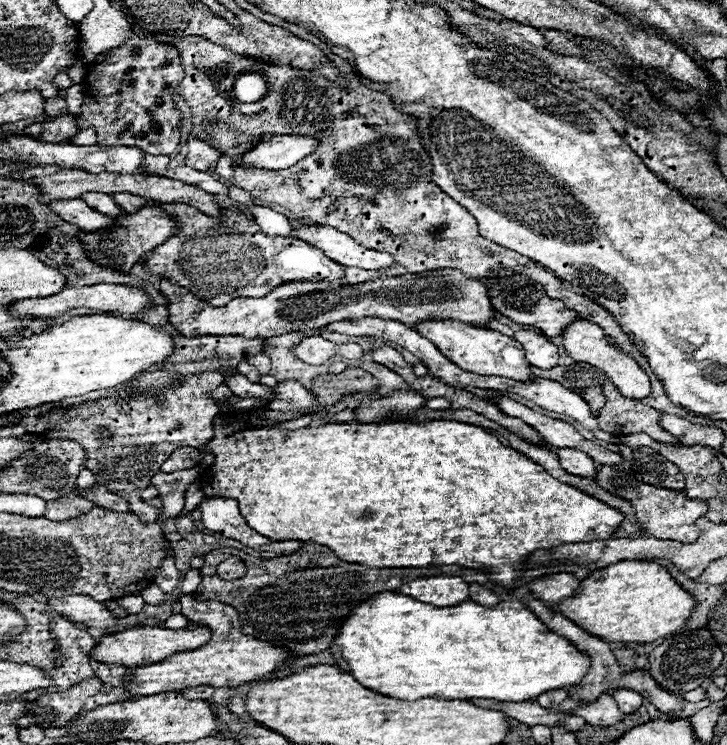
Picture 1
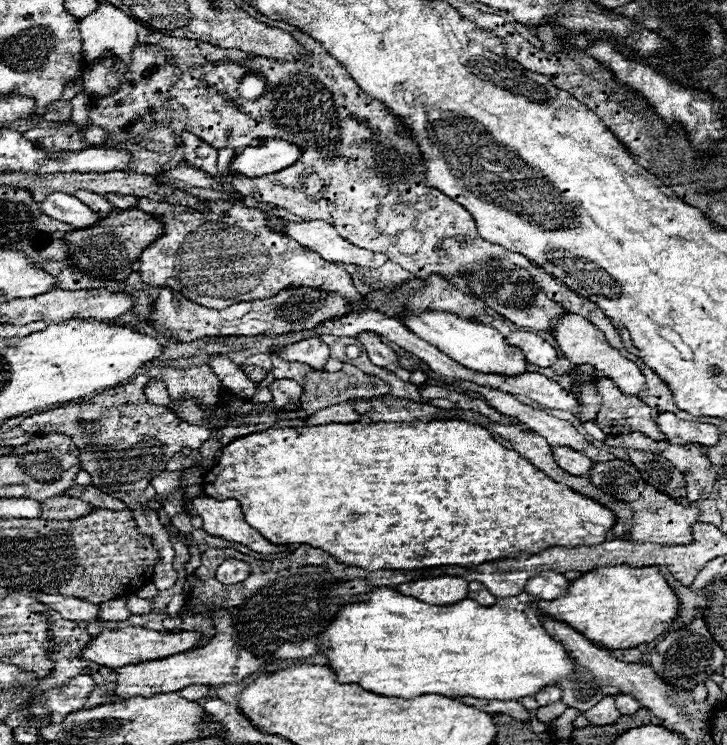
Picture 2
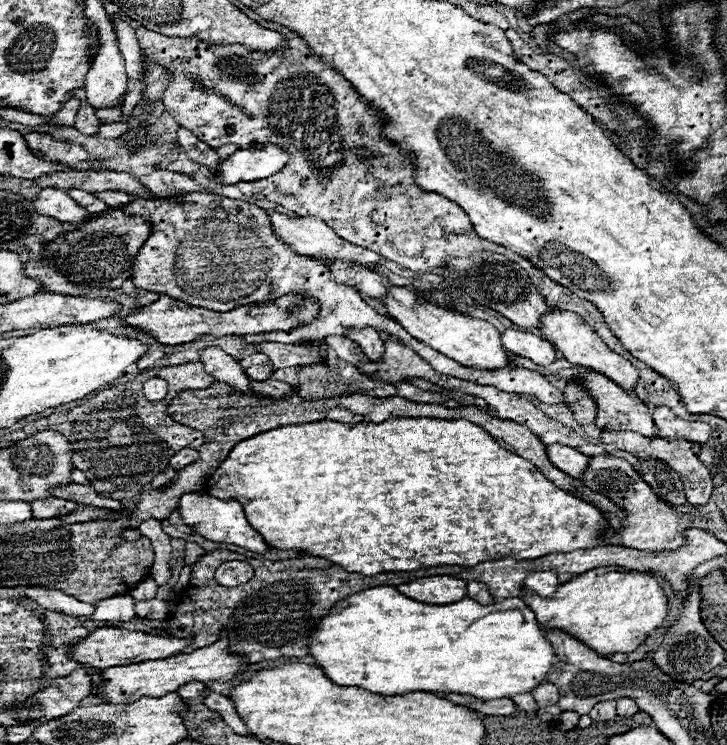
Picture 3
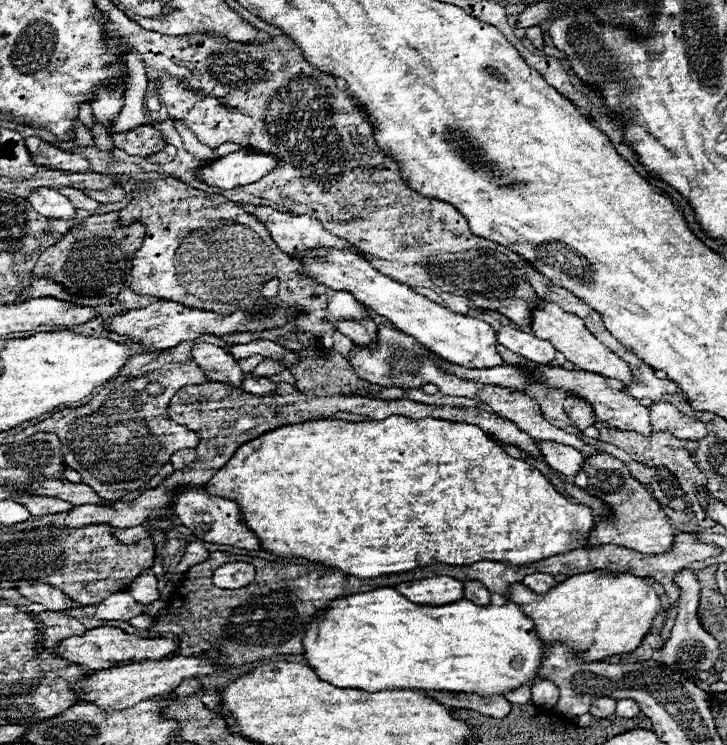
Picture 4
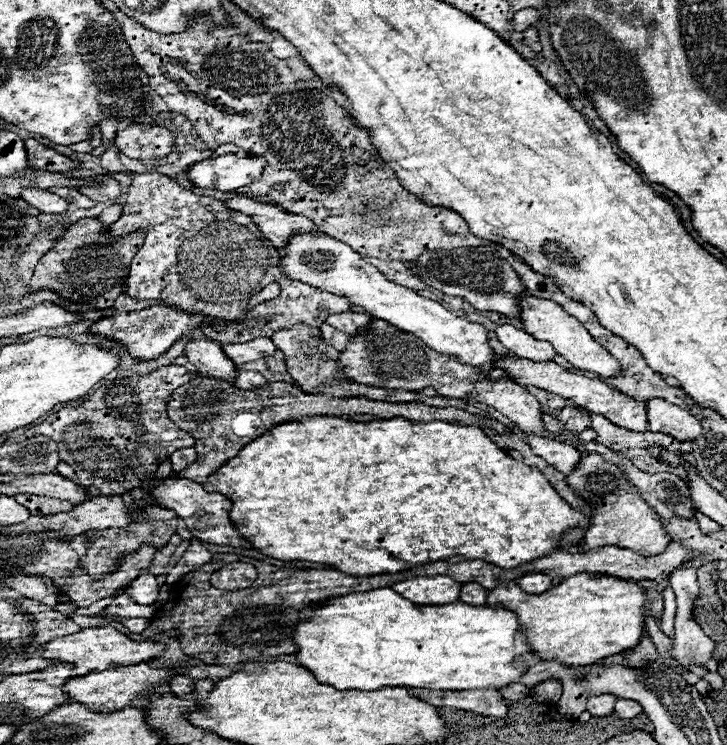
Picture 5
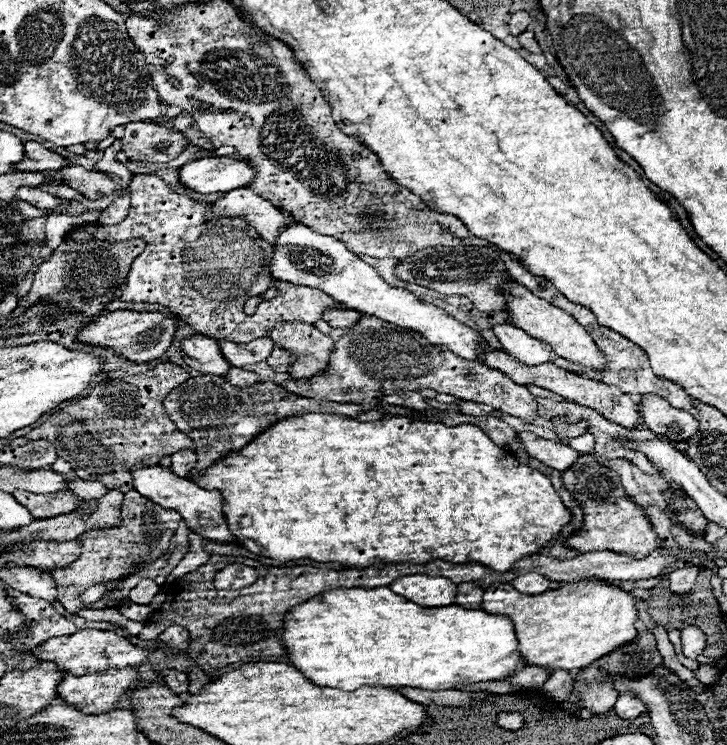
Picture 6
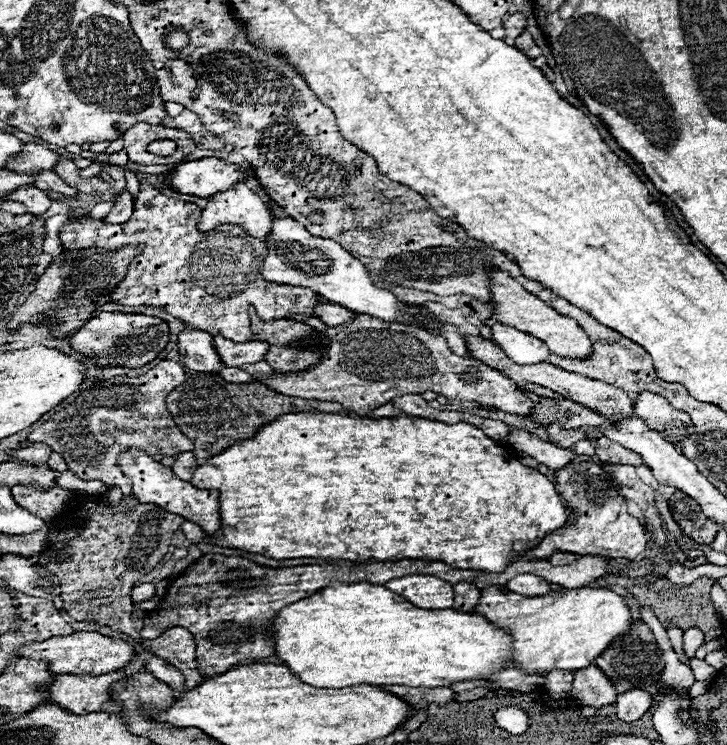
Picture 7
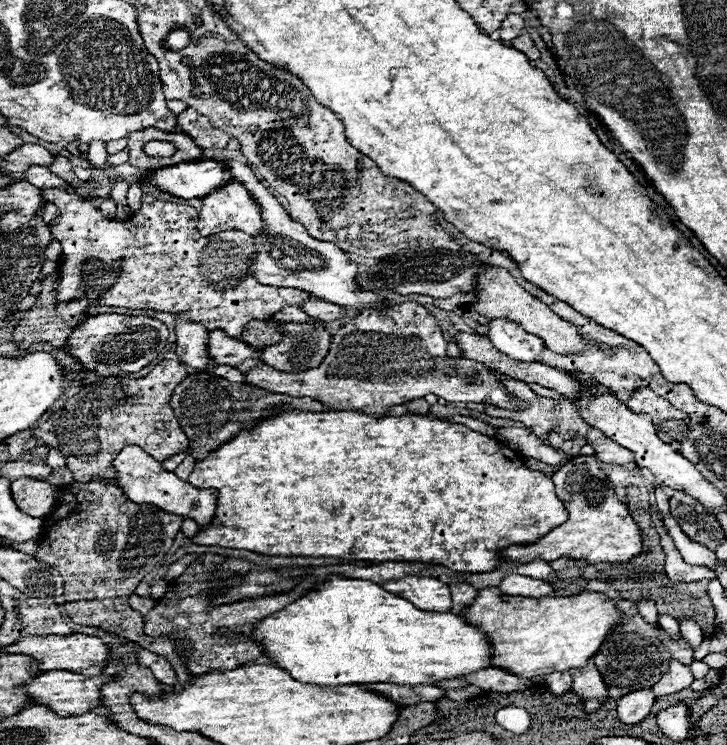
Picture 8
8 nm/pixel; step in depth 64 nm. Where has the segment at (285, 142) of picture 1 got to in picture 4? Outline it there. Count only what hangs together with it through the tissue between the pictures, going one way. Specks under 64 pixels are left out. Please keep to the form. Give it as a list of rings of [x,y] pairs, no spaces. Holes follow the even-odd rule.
[[[242,148],[238,152],[232,152],[206,164],[202,170],[196,172],[196,178],[222,190],[230,190],[258,182],[260,178],[270,174],[276,166],[278,158],[274,154],[262,154]]]

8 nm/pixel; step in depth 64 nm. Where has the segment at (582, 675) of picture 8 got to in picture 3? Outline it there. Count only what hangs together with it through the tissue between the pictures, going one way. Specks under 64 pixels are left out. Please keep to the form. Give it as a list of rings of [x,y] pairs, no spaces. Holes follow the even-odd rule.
[[[606,700],[606,702],[598,702],[590,714],[588,714],[594,722],[608,722],[608,720],[614,720],[618,714],[616,714],[616,700]]]

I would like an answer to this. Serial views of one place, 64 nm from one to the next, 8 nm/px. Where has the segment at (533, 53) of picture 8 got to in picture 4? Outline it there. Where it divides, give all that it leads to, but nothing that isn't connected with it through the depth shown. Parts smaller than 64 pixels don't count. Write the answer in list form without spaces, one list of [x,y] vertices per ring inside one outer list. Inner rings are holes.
[[[532,26],[526,30],[526,38],[534,44],[534,48],[542,50],[544,48],[544,40],[542,40],[542,28],[540,26]]]

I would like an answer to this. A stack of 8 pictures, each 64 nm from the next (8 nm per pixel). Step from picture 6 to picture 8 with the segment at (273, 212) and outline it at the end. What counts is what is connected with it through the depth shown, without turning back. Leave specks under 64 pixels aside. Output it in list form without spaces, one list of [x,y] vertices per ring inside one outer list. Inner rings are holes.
[[[230,182],[210,192],[210,196],[204,196],[197,228],[202,236],[212,236],[228,228],[238,228],[250,236],[258,236],[264,228],[264,220],[260,206],[248,196],[244,184]]]

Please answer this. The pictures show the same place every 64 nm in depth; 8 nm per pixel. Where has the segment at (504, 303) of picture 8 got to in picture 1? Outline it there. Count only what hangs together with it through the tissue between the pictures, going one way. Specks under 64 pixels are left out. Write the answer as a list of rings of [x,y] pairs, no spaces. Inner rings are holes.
[[[578,320],[576,324],[572,324],[572,328],[564,330],[564,348],[566,352],[576,360],[576,362],[588,362],[600,370],[606,372],[606,376],[616,384],[616,388],[626,396],[626,398],[636,398],[636,400],[644,400],[652,394],[652,386],[648,380],[648,374],[638,366],[638,362],[626,354],[612,336],[604,334],[604,330],[592,322],[586,320]]]

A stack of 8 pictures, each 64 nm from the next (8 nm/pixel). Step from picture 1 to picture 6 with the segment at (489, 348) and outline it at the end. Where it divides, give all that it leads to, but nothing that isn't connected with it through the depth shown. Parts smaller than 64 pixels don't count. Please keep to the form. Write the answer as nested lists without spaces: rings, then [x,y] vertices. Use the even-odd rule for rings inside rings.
[[[294,224],[294,226],[286,228],[280,234],[278,242],[274,244],[270,272],[278,280],[288,280],[292,284],[324,290],[334,300],[340,300],[346,308],[382,318],[400,328],[414,330],[414,332],[422,334],[432,346],[446,348],[464,360],[482,362],[480,332],[468,328],[454,316],[446,314],[442,308],[438,308],[430,302],[418,300],[412,292],[408,292],[404,288],[392,288],[390,284],[384,282],[384,278],[378,276],[378,272],[370,264],[360,260],[340,240],[336,240],[332,236],[316,234],[314,230],[310,230],[308,226],[302,226],[302,224],[298,224],[298,226]]]

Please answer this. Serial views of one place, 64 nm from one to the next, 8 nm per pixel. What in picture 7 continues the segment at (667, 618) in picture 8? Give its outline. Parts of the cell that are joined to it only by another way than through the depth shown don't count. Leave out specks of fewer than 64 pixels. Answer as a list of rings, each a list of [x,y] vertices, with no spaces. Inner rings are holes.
[[[673,624],[664,625],[666,628],[668,637],[672,643],[674,651],[677,653],[681,662],[690,665],[691,659],[687,658],[683,650],[683,631]]]

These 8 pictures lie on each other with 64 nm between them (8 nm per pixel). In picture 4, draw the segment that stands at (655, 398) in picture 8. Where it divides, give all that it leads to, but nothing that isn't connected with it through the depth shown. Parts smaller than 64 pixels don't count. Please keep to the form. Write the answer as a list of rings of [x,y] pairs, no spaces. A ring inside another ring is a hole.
[[[654,402],[650,406],[650,420],[654,432],[670,432],[680,440],[702,440],[706,438],[706,424],[682,416],[672,404],[668,402]]]

